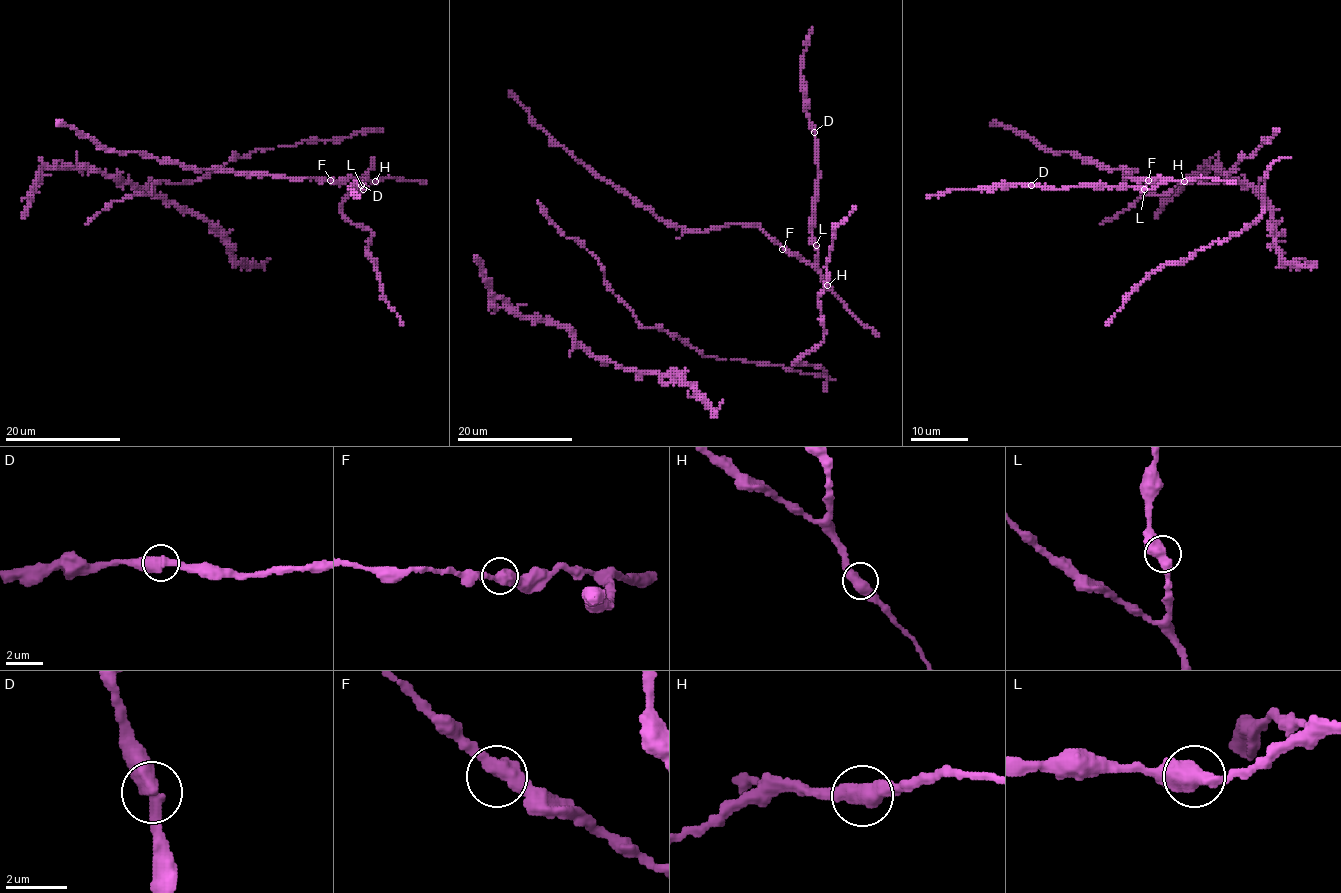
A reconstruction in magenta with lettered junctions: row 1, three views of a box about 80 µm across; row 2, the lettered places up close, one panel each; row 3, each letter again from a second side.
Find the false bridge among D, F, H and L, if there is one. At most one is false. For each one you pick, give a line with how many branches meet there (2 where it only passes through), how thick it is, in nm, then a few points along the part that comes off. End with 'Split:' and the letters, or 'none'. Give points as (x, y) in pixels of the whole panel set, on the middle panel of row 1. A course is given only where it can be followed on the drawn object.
Split: none

